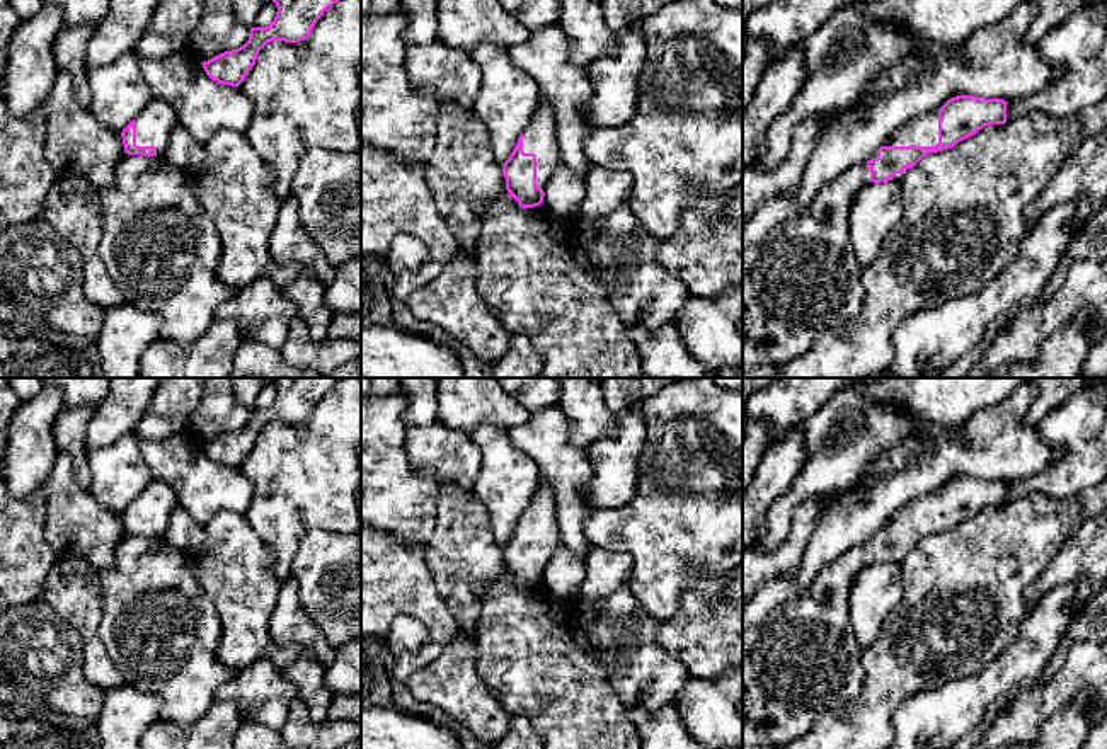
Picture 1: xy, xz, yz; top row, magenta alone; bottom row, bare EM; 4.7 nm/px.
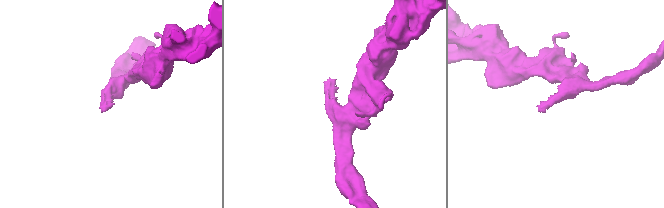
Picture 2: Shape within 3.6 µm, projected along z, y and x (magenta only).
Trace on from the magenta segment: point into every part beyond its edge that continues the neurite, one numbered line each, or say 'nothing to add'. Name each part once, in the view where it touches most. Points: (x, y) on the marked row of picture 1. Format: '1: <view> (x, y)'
1: yz (922, 131)

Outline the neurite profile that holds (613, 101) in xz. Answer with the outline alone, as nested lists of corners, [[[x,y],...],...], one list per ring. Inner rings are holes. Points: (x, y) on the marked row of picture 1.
[[[632,26],[618,34],[618,53],[588,66],[591,97],[584,123],[593,128],[618,128],[630,121],[639,106],[639,77],[645,63],[642,32]]]

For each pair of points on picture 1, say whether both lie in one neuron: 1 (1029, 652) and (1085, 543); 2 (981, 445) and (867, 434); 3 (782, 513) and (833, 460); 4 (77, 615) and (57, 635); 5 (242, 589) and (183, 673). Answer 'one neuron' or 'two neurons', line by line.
1: two neurons
2: two neurons
3: one neuron
4: two neurons
5: two neurons

